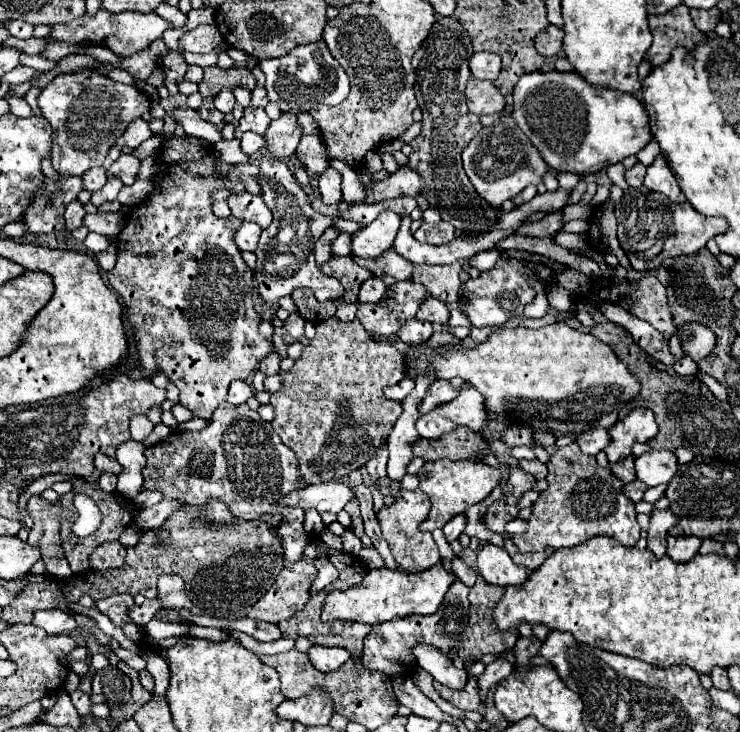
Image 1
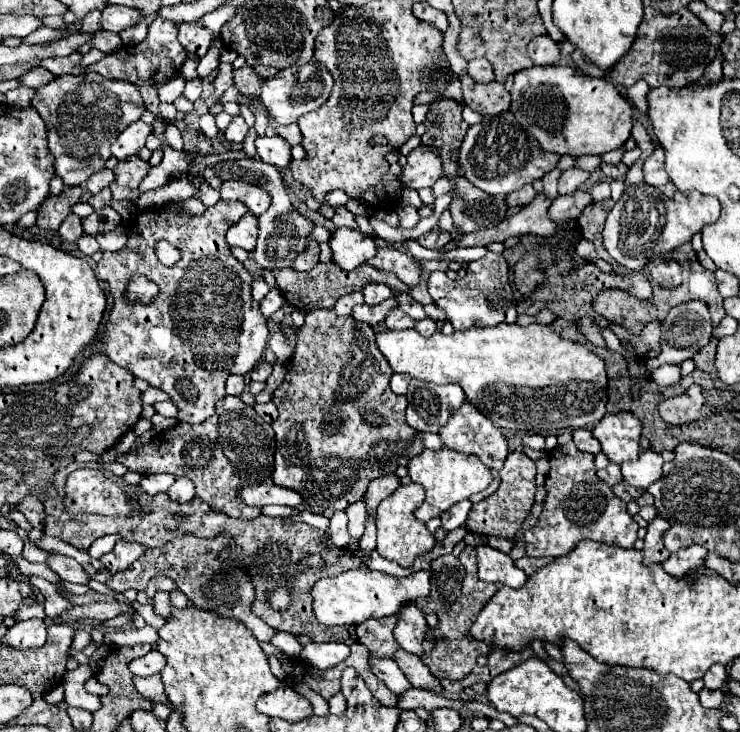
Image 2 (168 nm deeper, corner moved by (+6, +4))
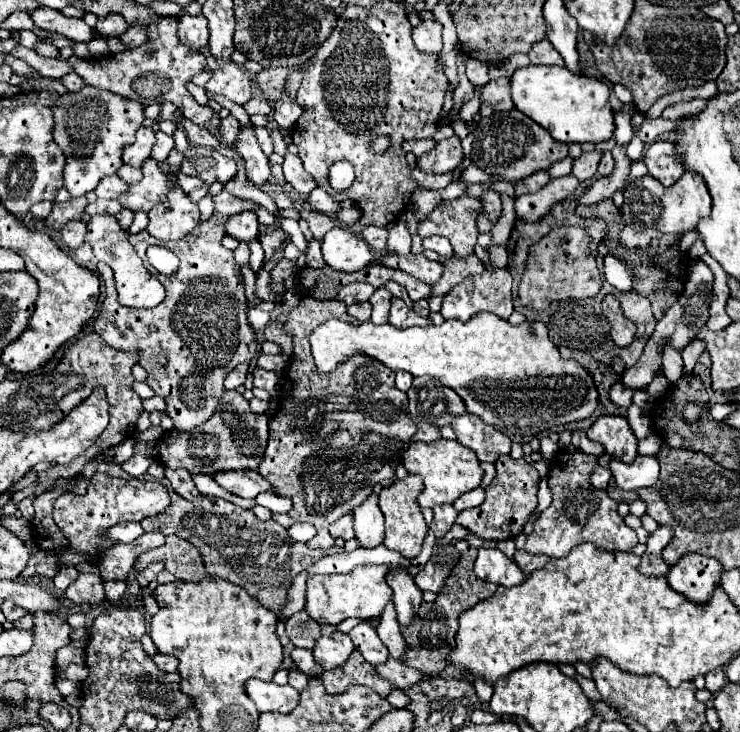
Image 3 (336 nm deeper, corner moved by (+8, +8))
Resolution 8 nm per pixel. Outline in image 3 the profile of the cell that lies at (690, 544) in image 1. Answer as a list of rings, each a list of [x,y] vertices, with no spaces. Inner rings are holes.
[[[688,554],[670,568],[666,580],[676,592],[690,598],[690,602],[706,604],[720,586],[722,570],[722,564],[710,556]]]

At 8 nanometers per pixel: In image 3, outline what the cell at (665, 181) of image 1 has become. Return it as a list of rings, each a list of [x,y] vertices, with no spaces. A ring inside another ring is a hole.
[[[660,140],[648,146],[642,160],[648,166],[648,174],[658,178],[664,186],[672,186],[686,172],[680,156],[676,154],[674,142],[668,140]]]

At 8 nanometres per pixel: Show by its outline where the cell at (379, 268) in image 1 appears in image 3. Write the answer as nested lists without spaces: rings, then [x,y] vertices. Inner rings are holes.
[[[384,254],[382,258],[382,264],[384,266],[390,266],[390,268],[400,268],[404,272],[408,272],[410,276],[426,282],[426,284],[436,284],[444,272],[444,266],[442,262],[436,262],[436,260],[428,260],[426,256],[418,254],[408,254],[408,256],[396,256],[396,254]]]

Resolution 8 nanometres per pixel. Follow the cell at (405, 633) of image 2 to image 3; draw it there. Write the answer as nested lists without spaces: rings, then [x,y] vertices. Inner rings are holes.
[[[404,568],[390,570],[386,580],[388,580],[388,586],[394,592],[392,600],[394,600],[394,606],[396,606],[400,626],[412,624],[414,614],[416,614],[416,610],[420,608],[420,602],[422,602],[422,590],[416,586],[414,578]]]

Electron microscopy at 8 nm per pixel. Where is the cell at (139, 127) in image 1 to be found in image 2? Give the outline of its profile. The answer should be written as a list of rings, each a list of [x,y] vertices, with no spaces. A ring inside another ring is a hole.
[[[142,120],[132,122],[132,124],[116,138],[116,142],[112,144],[112,154],[114,154],[118,160],[126,160],[128,156],[138,154],[138,150],[146,144],[146,138],[148,138],[150,130],[152,130],[152,126],[150,126],[150,124],[144,124]]]

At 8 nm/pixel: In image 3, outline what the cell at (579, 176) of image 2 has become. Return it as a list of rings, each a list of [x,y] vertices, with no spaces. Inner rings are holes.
[[[594,150],[594,152],[584,152],[580,158],[574,160],[572,174],[574,174],[580,182],[590,180],[590,178],[596,174],[596,168],[598,168],[600,158],[602,158],[602,152],[598,152],[598,150]]]

